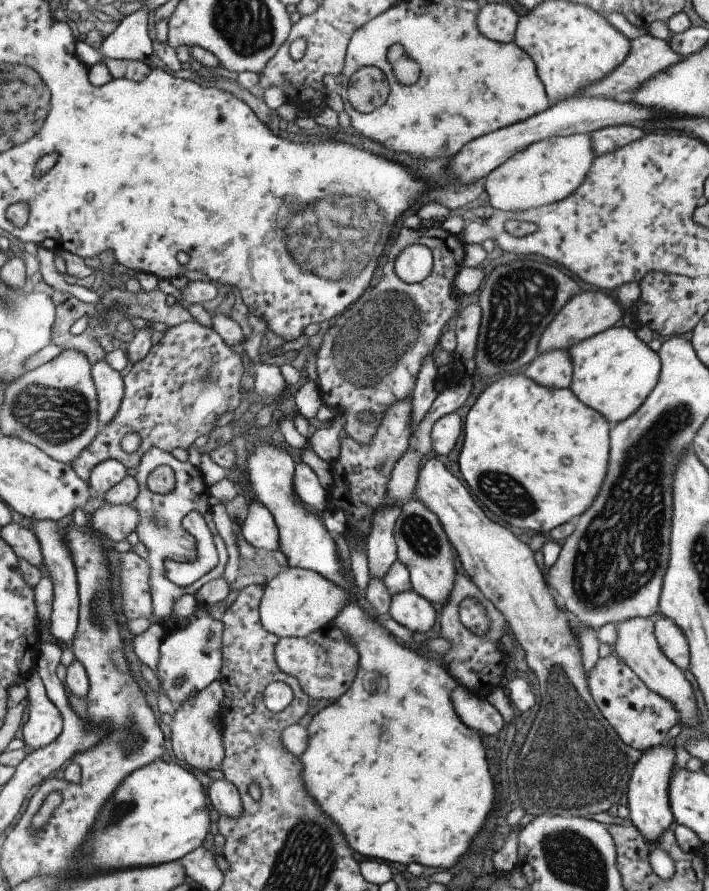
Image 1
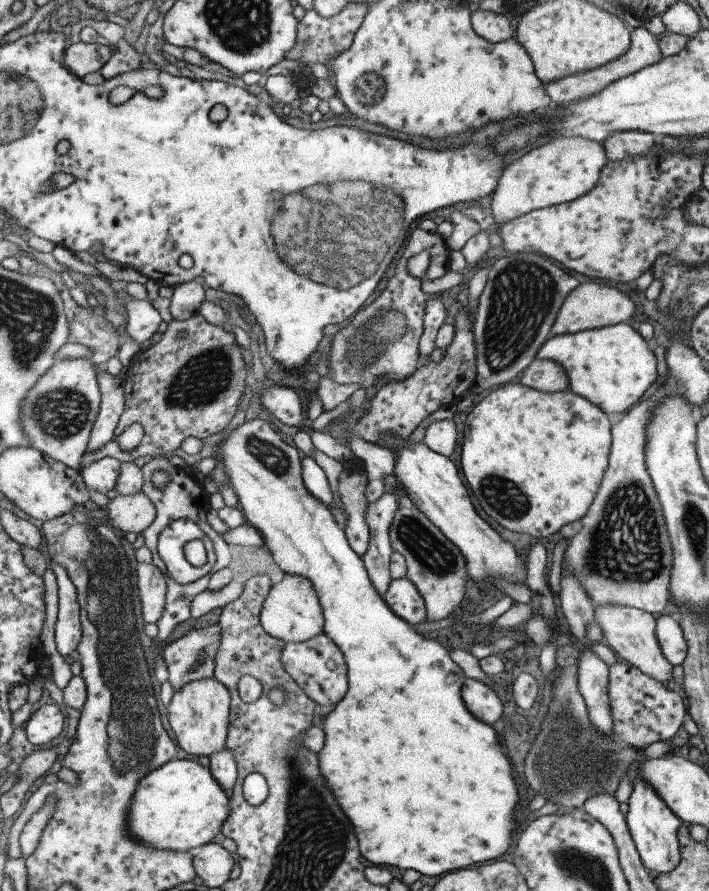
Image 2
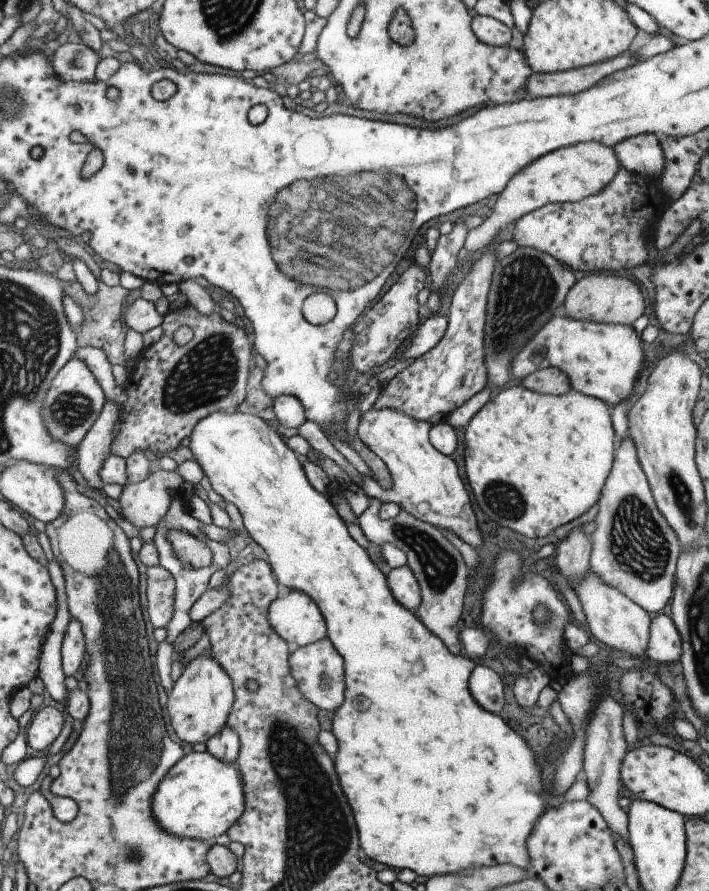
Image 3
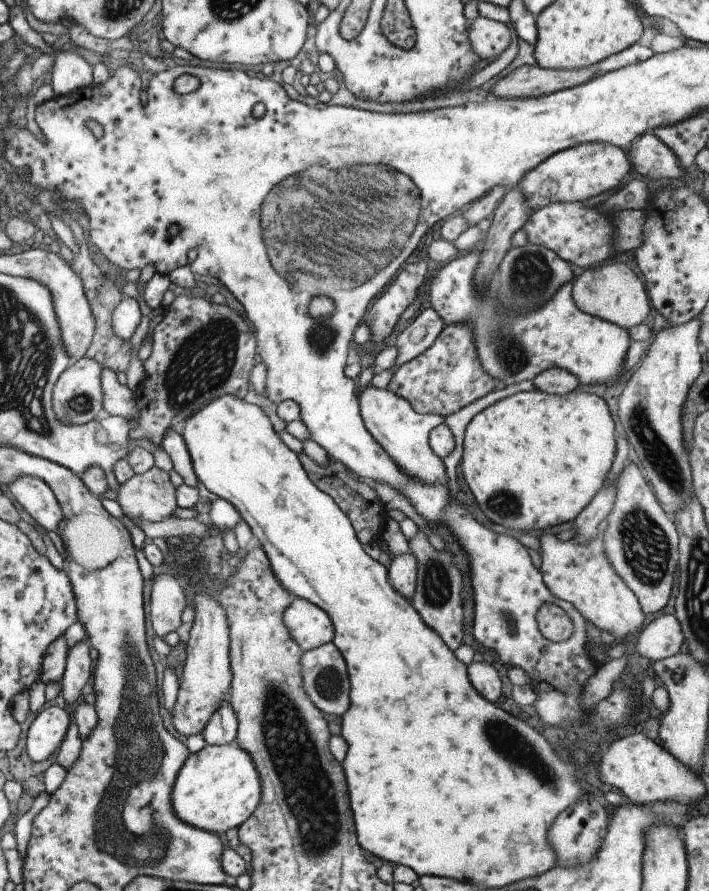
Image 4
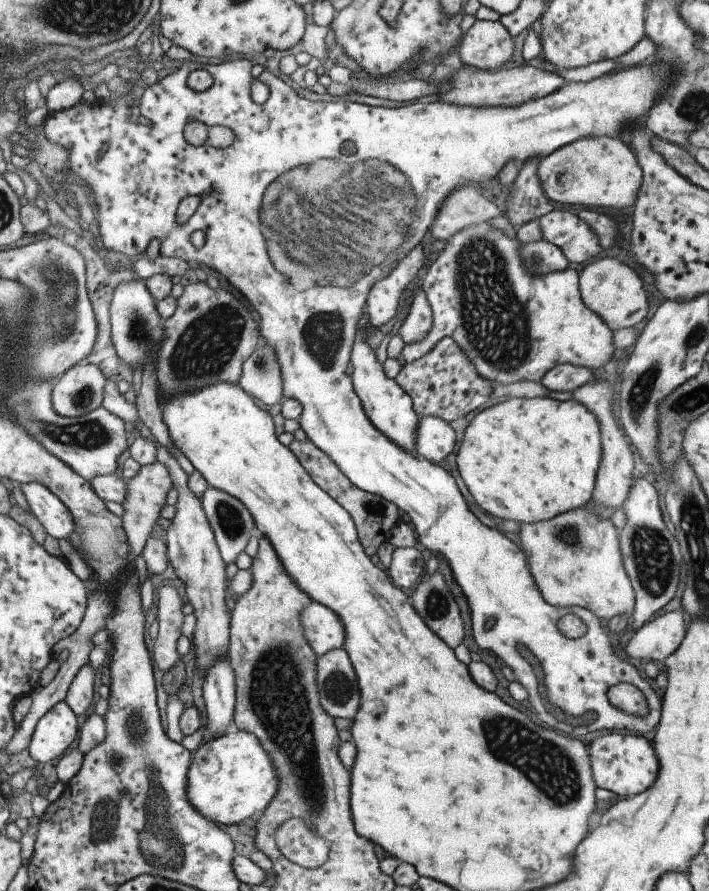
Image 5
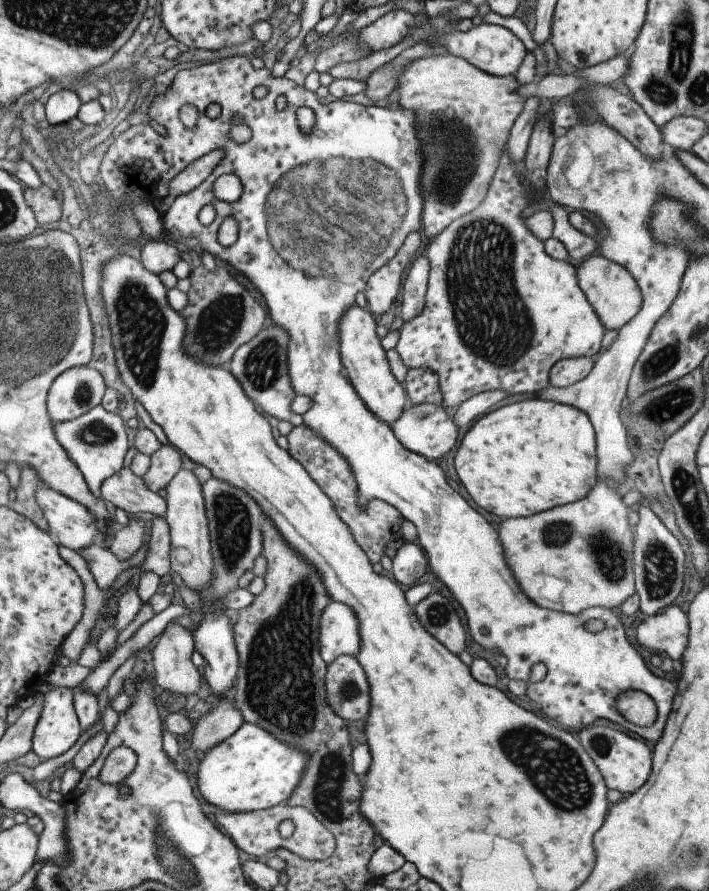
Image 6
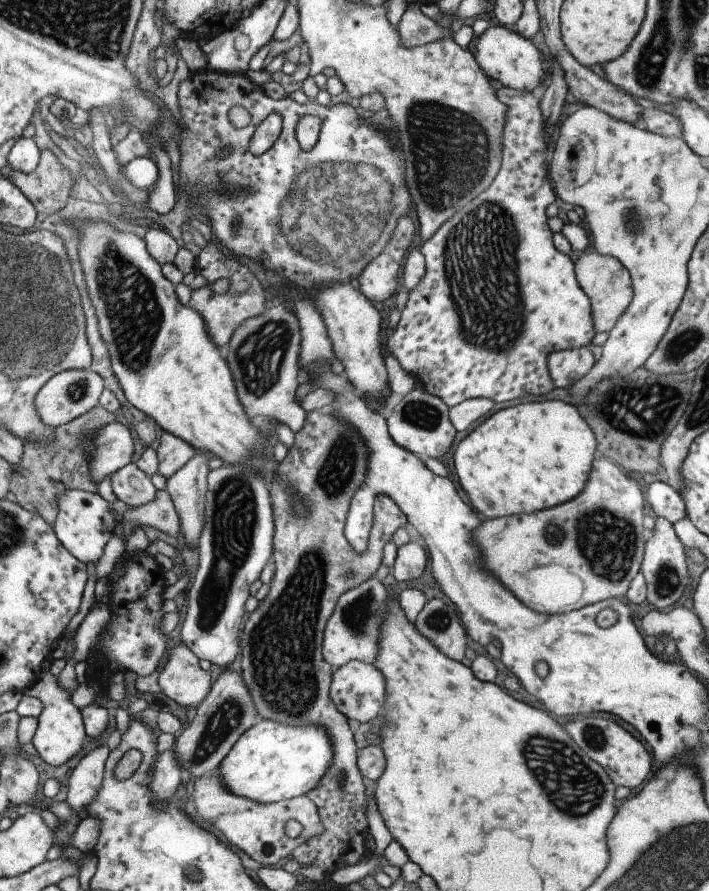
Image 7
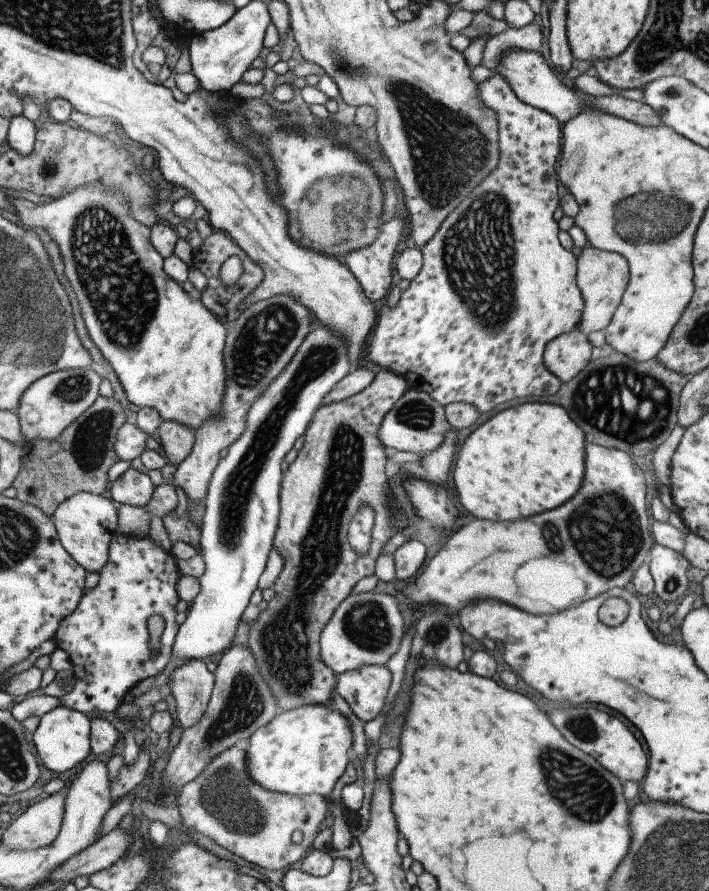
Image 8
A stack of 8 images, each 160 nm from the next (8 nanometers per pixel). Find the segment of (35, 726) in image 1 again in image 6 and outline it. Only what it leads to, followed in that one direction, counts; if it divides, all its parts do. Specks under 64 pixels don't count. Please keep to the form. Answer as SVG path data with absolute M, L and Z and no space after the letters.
M41 684L35 692L45 696L41 718L34 734L32 750L41 760L51 760L63 756L69 750L79 734L80 724L75 718L73 692L65 687L53 687Z

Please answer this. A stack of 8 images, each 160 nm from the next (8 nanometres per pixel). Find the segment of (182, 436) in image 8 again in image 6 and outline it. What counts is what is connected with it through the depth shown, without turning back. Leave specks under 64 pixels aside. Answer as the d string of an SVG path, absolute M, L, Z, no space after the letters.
M161 446L150 456L150 465L147 472L141 477L149 490L156 493L165 488L173 475L180 468L180 457L167 446Z

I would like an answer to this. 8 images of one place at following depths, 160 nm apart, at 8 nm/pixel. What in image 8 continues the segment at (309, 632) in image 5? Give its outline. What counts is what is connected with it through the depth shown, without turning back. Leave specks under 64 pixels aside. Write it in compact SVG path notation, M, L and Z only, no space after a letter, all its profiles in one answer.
M373 591L347 595L321 630L321 660L336 675L367 665L383 665L398 649L405 626L392 595Z

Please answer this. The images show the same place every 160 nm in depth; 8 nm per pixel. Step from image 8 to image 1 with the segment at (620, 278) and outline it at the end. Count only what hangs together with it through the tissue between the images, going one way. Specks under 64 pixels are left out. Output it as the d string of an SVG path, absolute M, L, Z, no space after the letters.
M579 292L573 295L562 307L556 315L550 320L545 330L539 337L536 354L546 353L556 350L567 350L574 344L603 332L606 328L621 323L621 317L624 312L620 306L615 303L609 296L601 292Z

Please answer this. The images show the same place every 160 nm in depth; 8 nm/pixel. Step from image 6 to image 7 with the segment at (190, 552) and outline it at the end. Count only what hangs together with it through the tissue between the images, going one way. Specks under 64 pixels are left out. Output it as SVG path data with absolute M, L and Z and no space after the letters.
M196 452L177 472L174 472L166 481L165 492L169 495L176 515L178 516L178 528L183 536L181 547L196 548L200 532L204 523L204 504L206 497L206 476L209 472L207 452Z

